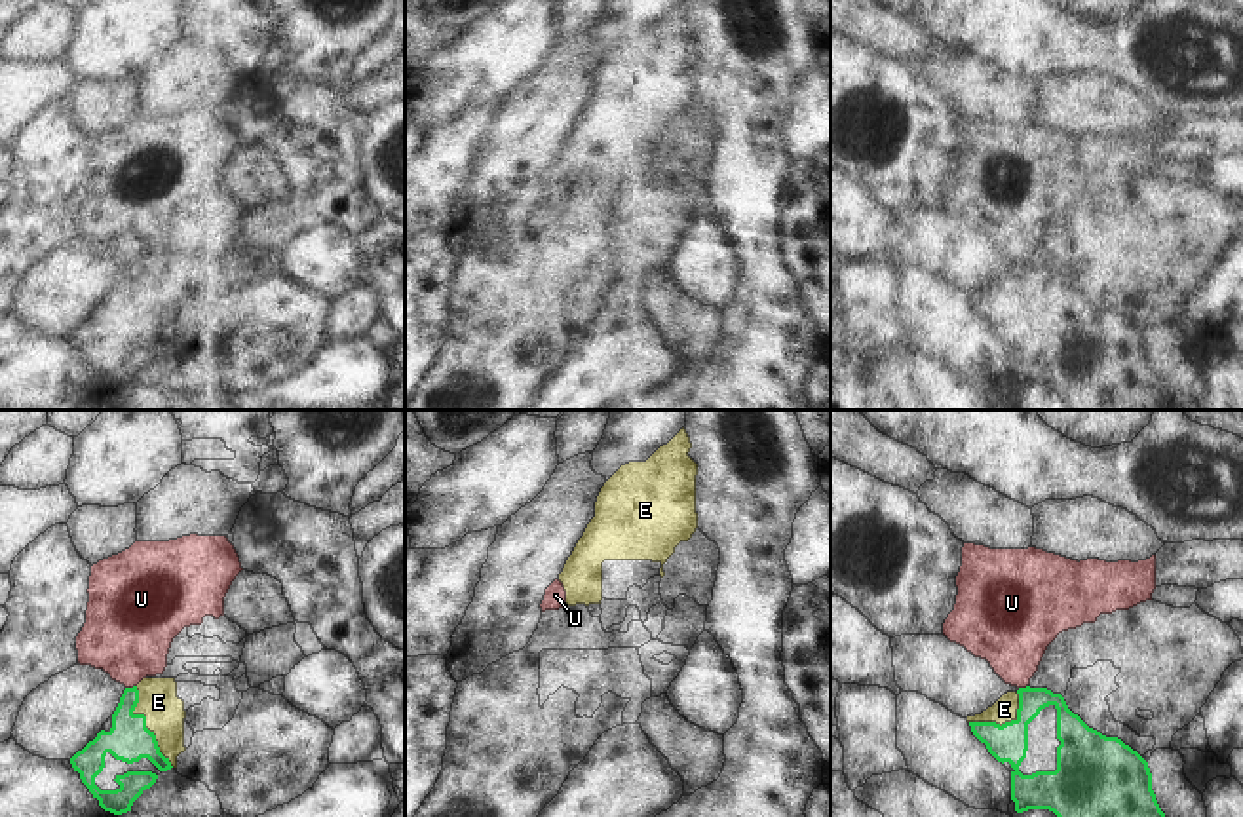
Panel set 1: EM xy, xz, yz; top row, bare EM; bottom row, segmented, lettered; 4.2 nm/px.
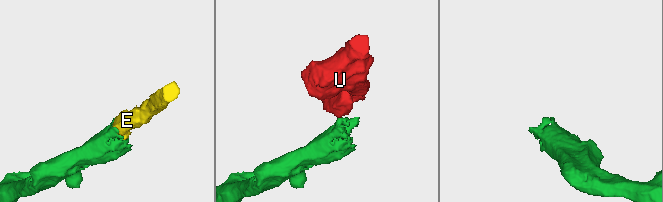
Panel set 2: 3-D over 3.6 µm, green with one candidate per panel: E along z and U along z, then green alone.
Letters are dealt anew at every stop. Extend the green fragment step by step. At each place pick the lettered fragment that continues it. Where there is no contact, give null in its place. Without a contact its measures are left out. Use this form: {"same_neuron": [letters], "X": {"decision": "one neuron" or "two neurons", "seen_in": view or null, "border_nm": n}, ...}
{"same_neuron": ["E"], "E": {"decision": "one neuron", "seen_in": "xy", "border_nm": 380}, "U": {"decision": "two neurons", "seen_in": "xy", "border_nm": 50}}

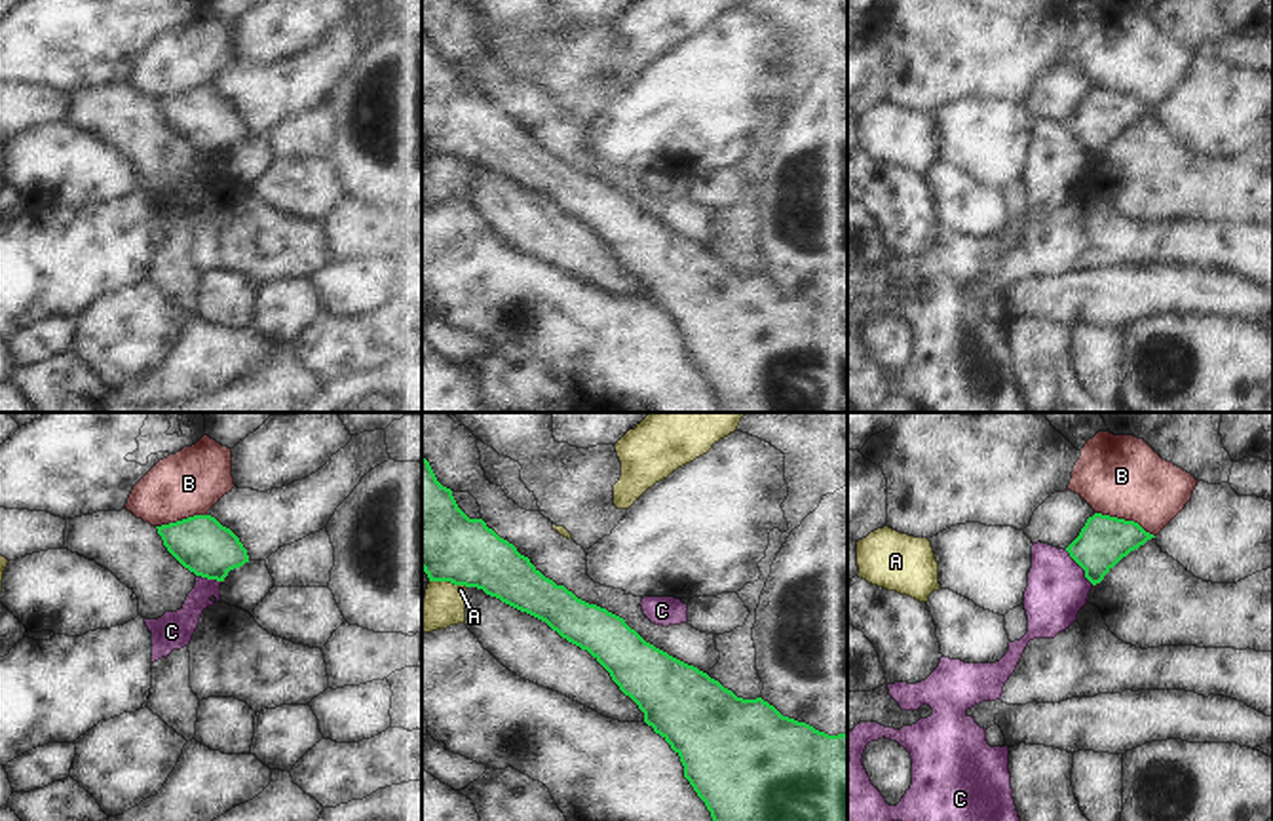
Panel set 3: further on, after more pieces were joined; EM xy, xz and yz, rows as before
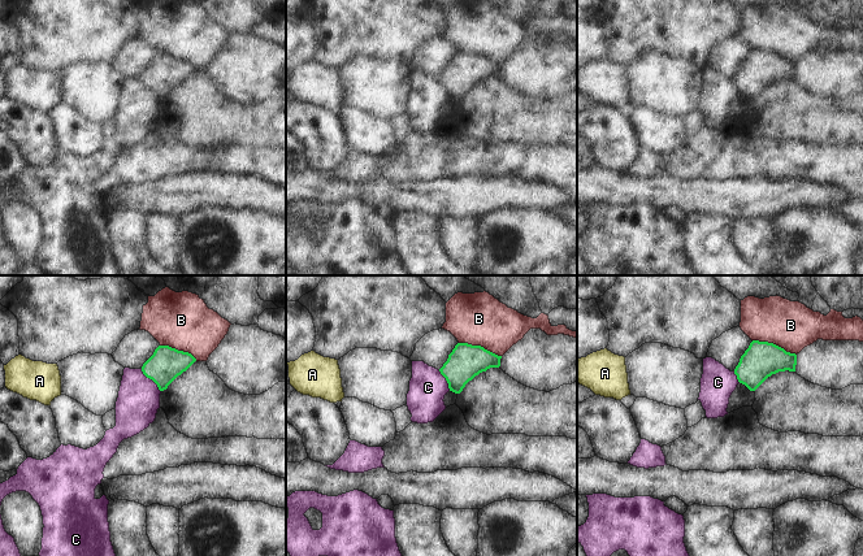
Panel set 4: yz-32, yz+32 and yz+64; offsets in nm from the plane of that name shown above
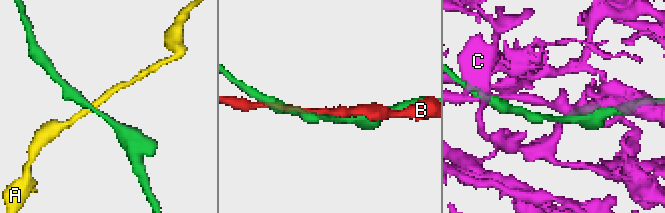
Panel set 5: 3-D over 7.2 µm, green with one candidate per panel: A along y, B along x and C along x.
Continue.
{"same_neuron": [], "A": {"decision": "two neurons", "seen_in": "xz", "border_nm": 160}, "B": {"decision": "two neurons", "seen_in": "yz", "border_nm": 280}, "C": {"decision": "two neurons", "seen_in": "yz", "border_nm": 200}}

